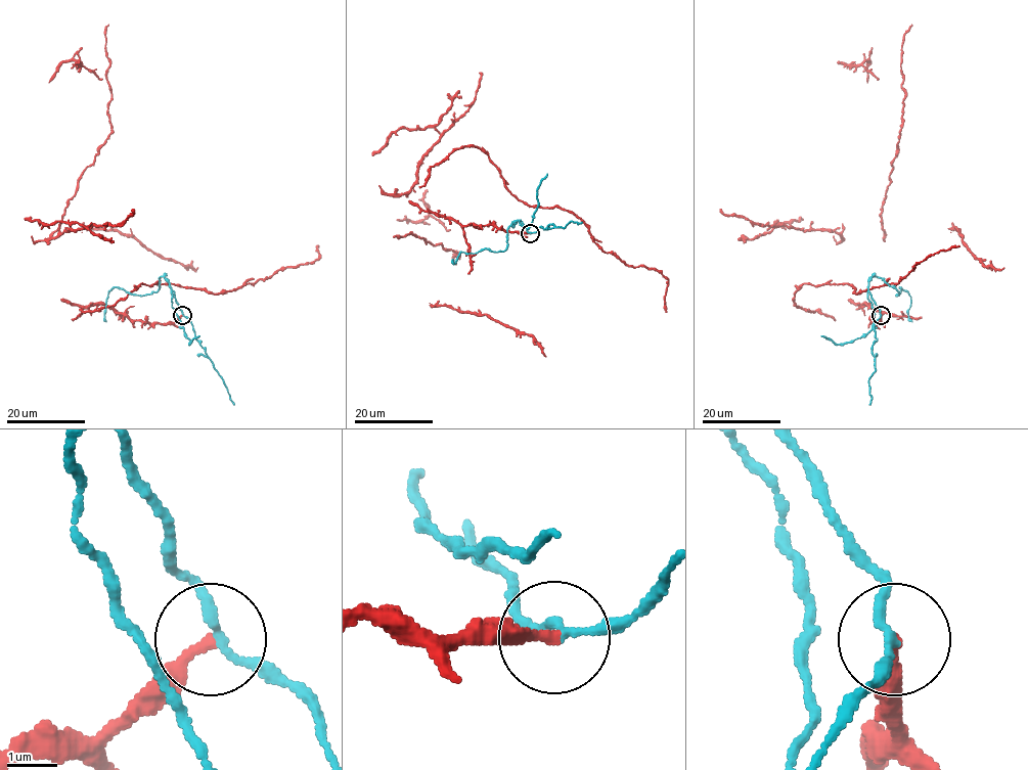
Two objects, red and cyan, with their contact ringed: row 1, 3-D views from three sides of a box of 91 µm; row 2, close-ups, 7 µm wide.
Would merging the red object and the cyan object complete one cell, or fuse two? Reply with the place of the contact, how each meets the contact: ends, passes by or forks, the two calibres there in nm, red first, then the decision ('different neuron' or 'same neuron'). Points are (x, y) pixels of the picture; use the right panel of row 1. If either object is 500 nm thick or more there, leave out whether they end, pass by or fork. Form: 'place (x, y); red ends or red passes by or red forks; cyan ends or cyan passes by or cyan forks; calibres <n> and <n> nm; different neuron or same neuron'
place (881, 315); red ends; cyan passes by; calibres 240 and 180 nm; different neuron

